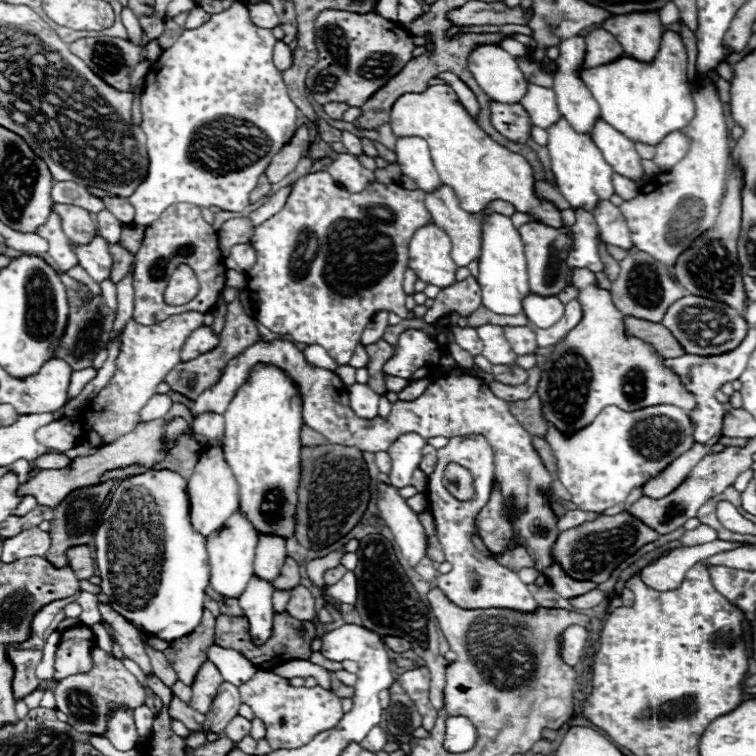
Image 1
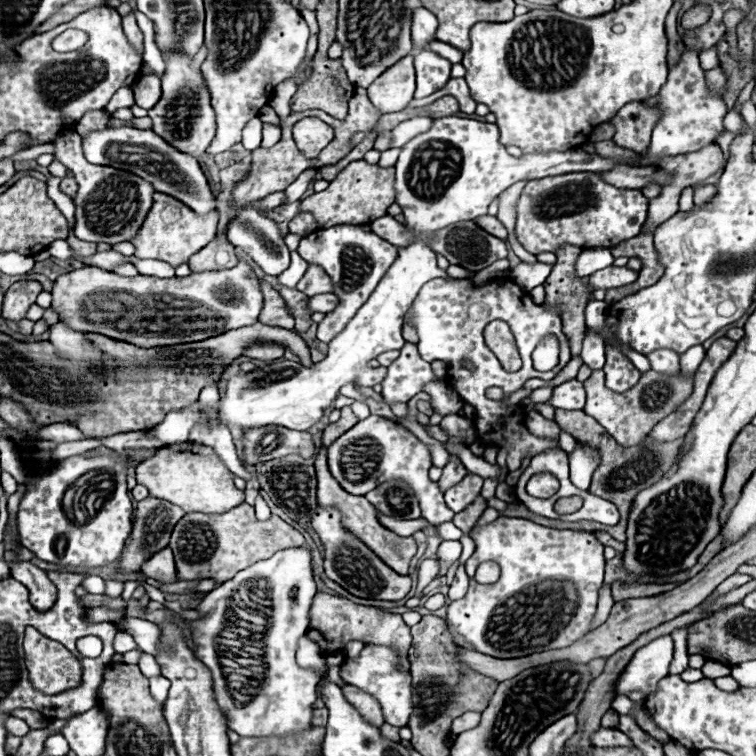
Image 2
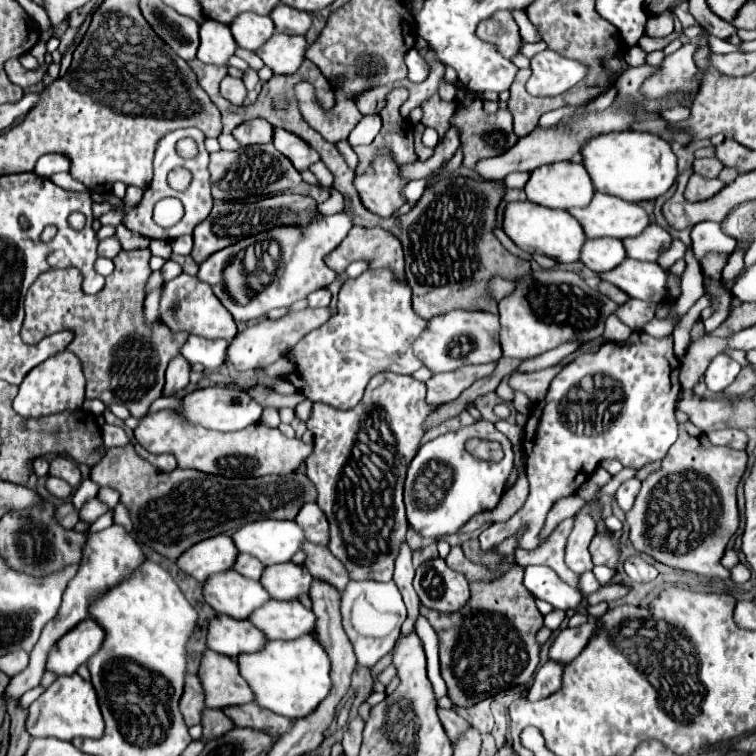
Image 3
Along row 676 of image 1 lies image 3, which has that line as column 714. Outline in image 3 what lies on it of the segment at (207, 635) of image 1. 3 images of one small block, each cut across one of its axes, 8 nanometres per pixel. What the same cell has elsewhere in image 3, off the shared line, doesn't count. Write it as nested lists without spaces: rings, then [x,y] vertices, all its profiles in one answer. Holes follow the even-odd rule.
[[[692,174],[690,180],[688,180],[684,198],[686,198],[688,202],[702,202],[702,200],[708,200],[708,198],[712,198],[714,194],[718,194],[722,188],[724,188],[724,184],[722,184],[718,178],[706,180],[706,178],[702,178],[702,176],[698,178],[698,174]]]

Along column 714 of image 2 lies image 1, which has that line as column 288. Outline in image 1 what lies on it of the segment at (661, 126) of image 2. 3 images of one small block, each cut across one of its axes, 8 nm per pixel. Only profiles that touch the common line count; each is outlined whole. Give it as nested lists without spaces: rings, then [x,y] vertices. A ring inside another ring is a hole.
[[[234,2],[230,10],[210,16],[200,28],[184,30],[182,36],[150,66],[140,96],[150,172],[146,182],[142,182],[128,200],[134,206],[134,224],[148,226],[170,204],[178,202],[218,206],[230,212],[242,212],[250,204],[248,196],[254,190],[256,180],[296,130],[298,108],[288,98],[282,74],[272,62],[274,44],[276,38],[272,36],[272,30],[258,28],[246,6]]]

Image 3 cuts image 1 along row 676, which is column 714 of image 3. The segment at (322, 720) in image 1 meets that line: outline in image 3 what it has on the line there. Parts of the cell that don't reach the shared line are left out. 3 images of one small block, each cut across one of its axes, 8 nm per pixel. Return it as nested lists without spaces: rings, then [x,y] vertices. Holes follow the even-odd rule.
[[[706,254],[706,258],[702,258],[700,262],[704,280],[720,280],[726,262],[728,262],[726,254]]]

